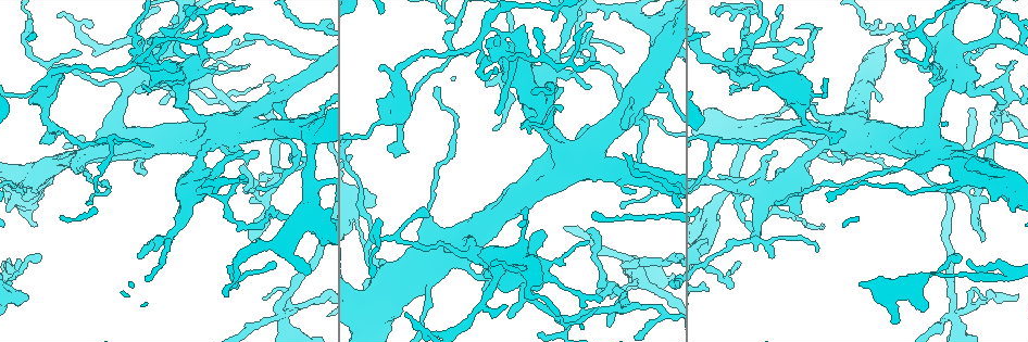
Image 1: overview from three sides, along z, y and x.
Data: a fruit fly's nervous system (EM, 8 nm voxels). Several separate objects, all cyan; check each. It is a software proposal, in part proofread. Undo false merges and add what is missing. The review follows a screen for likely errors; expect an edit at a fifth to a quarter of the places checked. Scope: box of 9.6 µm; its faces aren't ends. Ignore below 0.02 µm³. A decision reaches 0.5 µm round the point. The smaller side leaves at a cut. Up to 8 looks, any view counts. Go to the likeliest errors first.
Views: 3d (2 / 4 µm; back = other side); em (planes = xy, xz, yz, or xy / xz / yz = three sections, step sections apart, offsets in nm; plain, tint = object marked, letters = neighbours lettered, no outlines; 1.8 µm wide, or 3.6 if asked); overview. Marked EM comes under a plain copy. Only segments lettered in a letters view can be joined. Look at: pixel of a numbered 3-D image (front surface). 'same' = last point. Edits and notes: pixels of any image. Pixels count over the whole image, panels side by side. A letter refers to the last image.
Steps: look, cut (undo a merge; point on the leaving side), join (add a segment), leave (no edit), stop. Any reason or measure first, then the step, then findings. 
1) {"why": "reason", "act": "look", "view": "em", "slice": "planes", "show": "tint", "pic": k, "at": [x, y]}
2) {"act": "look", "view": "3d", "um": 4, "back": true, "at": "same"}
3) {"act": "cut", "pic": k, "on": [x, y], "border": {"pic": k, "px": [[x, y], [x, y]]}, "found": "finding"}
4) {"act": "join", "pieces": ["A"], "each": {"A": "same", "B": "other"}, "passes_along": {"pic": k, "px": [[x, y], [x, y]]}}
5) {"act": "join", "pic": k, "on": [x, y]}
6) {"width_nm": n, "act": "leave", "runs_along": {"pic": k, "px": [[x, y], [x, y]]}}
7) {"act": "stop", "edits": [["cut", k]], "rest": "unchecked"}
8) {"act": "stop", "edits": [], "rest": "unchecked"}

{"act": "look", "view": "3d", "um": 4, "pic": 1, "at": [956, 319]}

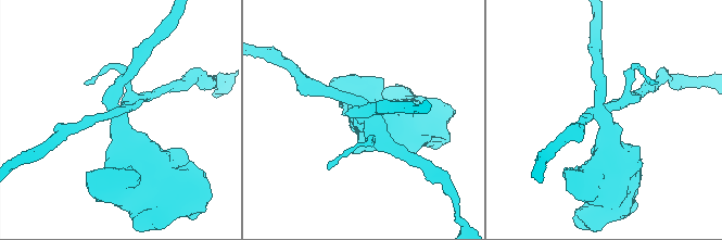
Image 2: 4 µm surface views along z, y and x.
{"why": "now the EM", "act": "look", "view": "em", "slice": "planes", "show": "tint", "pic": 2, "at": [121, 115]}

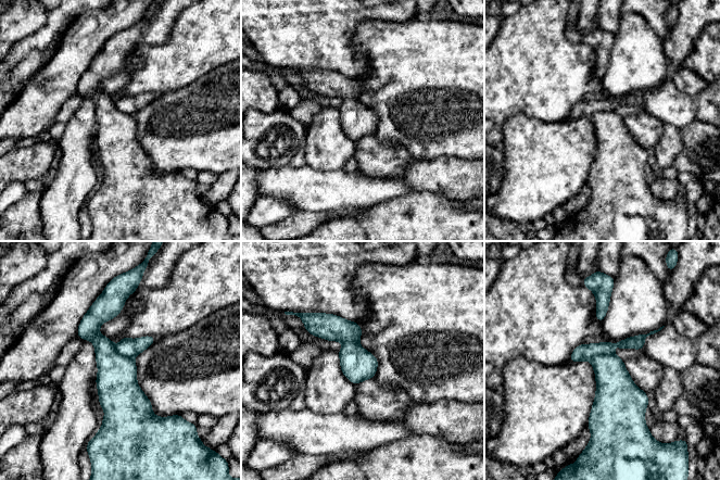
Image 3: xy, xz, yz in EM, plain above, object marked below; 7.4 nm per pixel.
{"act": "look", "view": "em", "slice": "planes", "show": "letters", "at": "same"}

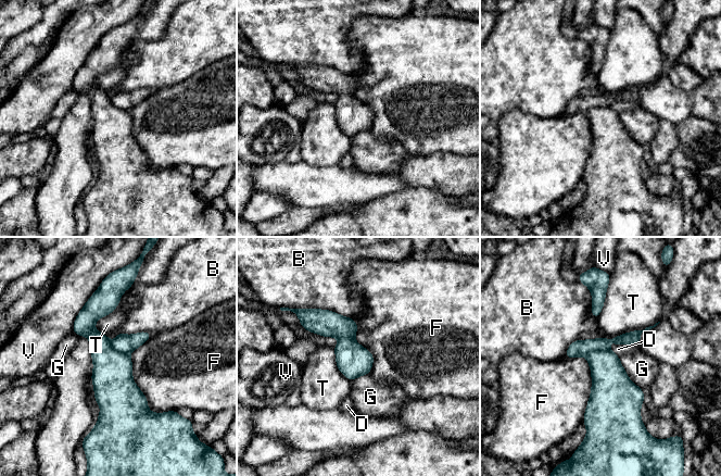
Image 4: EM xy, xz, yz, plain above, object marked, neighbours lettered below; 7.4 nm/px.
{"width_nm": 240, "act": "cut", "pic": 4, "on": [579, 348], "each": {"B": "other", "D": "other", "F": "other", "G": "other", "T": "other", "V": "other"}, "found": "two neurons meet here"}

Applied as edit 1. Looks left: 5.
{"why": "abrupt turn", "act": "look", "view": "em", "slice": "planes", "show": "tint", "pic": 1, "at": [751, 48]}

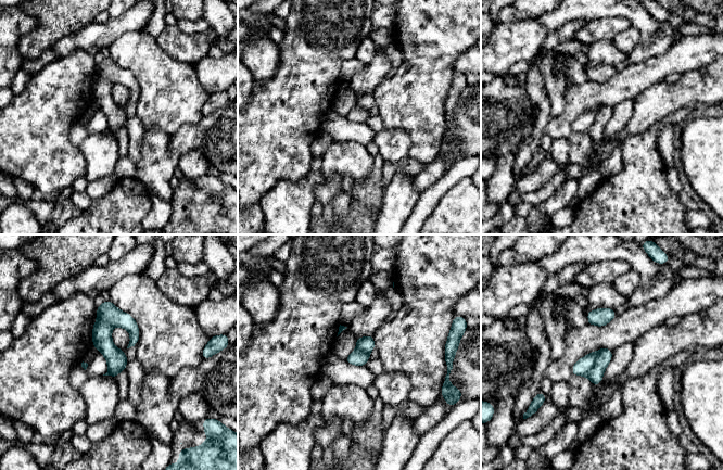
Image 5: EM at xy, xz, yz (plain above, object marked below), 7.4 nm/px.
{"why": "see the neighbours", "act": "look", "view": "em", "slice": "planes", "show": "letters", "at": "same"}

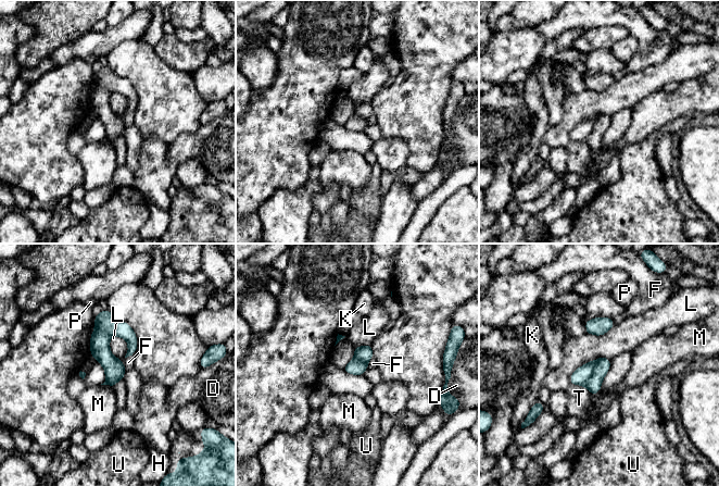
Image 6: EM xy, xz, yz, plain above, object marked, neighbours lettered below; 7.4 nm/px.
{"width_nm": 140, "act": "cut", "pic": 6, "on": [582, 375], "each": {"D": "other", "F": "other", "H": "other", "K": "other", "L": "other", "M": "other", "P": "other", "T": "other", "U": "other"}, "found": "two neurons meet here"}

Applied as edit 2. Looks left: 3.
{"act": "look", "view": "em", "slice": "planes", "show": "letters", "pic": 1, "at": [969, 261]}

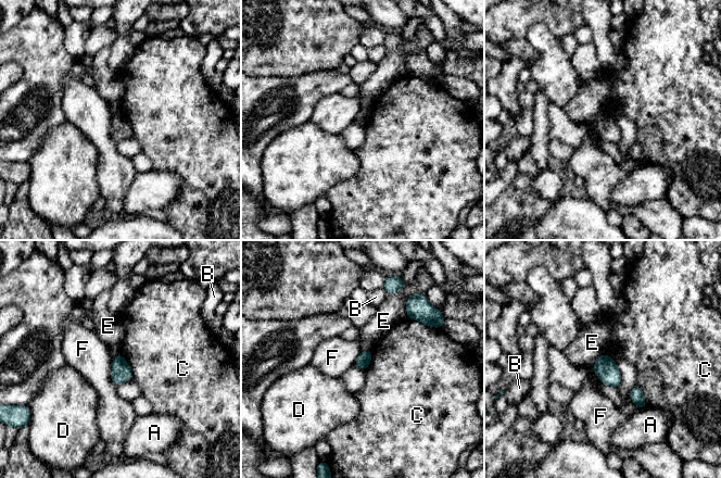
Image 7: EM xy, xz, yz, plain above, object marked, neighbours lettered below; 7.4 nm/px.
{"width_nm": 100, "act": "leave", "each": {"A": "other", "B": "other", "C": "other", "D": "other", "E": "other", "F": "other"}, "found": "none of them fits"}

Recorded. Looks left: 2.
{"act": "stop", "edits": [["cut", 4], ["cut", 6]], "rest": "unchecked"}

